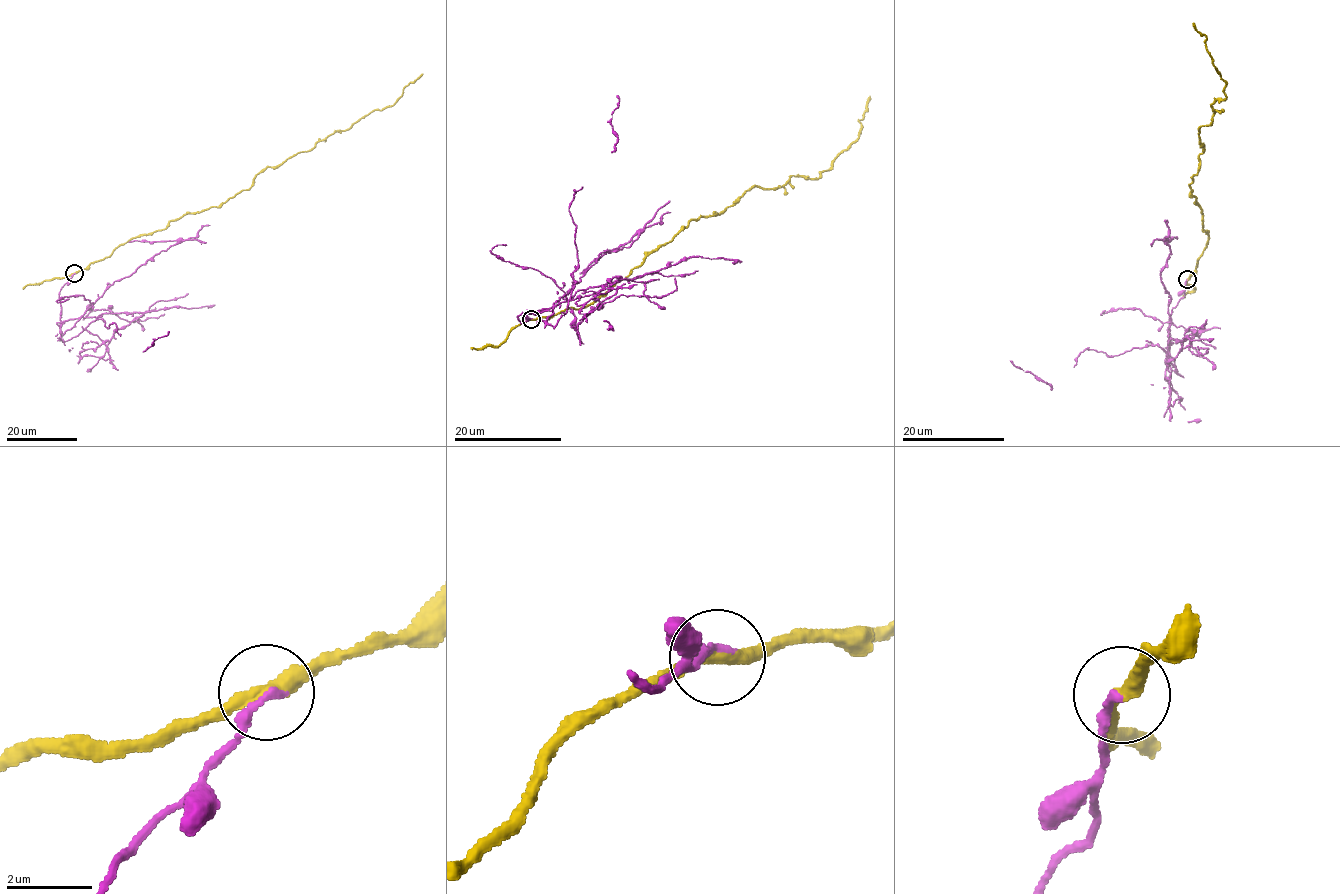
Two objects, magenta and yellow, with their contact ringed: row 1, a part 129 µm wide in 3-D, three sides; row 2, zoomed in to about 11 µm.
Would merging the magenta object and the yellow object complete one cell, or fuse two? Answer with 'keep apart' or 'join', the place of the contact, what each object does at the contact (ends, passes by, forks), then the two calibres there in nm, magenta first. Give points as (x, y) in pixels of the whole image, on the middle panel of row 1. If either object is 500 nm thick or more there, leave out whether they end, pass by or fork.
keep apart; place (531, 319); magenta ends; yellow passes by; calibres 200 and 320 nm

